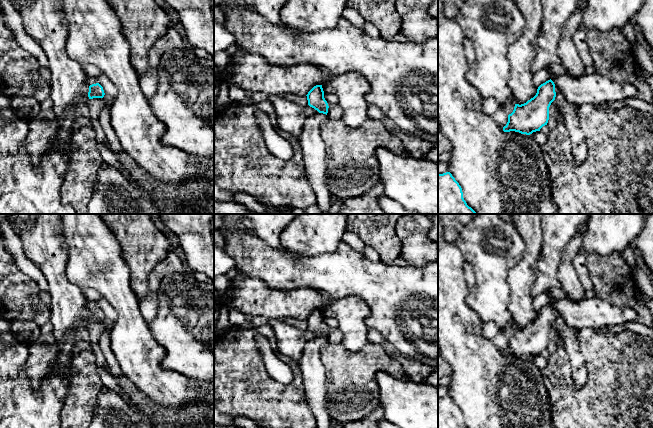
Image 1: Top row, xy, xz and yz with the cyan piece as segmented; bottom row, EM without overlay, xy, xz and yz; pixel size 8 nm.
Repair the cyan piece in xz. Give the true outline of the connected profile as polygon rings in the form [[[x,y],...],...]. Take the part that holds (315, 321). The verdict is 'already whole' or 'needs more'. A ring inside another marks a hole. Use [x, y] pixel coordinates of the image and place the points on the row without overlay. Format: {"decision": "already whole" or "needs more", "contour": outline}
{"decision": "needs more", "contour": [[[322,309],[314,310],[306,319],[308,329],[318,335],[304,346],[298,362],[304,385],[307,404],[316,419],[317,428],[331,428],[327,404],[327,378],[320,360],[320,349],[327,342],[328,327],[324,322]]]}

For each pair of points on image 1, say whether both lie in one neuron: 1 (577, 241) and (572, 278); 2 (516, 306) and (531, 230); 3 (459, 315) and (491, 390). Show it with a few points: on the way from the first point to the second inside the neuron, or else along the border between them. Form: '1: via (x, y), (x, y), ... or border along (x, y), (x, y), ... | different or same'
1: via (571, 250), (568, 254), (568, 269) | same
2: via (521, 287), (521, 277), (531, 254), (531, 249) | same
3: via (459, 334), (462, 345), (476, 362), (480, 371) | same

